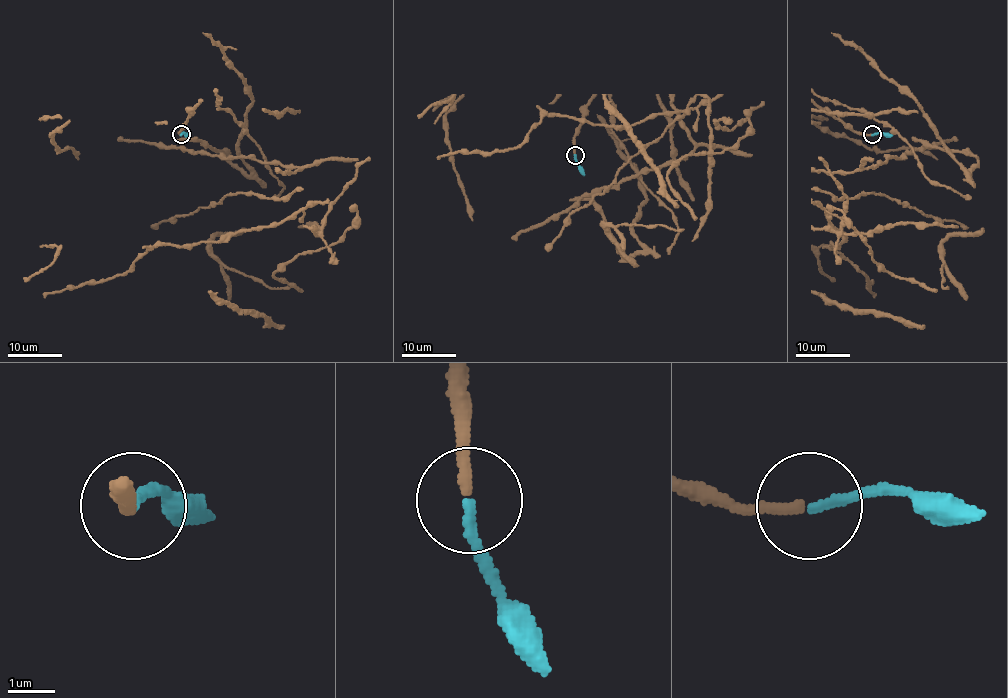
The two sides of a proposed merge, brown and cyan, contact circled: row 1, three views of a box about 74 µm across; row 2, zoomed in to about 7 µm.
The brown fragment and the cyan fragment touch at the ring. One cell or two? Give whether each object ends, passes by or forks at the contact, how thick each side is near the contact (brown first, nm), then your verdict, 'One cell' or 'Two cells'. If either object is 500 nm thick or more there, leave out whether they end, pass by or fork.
At the ring brown ends. At the ring cyan ends. Thickness 260 nm (brown) against 200 nm. One cell

